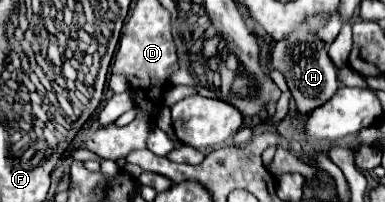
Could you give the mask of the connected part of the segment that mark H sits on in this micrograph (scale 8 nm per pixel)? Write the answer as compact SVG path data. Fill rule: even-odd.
M310 16L310 20L306 20L286 40L274 42L270 54L270 66L284 74L284 80L292 92L292 98L296 102L296 116L310 114L316 106L330 100L338 90L336 66L328 56L328 46L316 38L316 30L322 28L322 24L326 24L326 16Z

